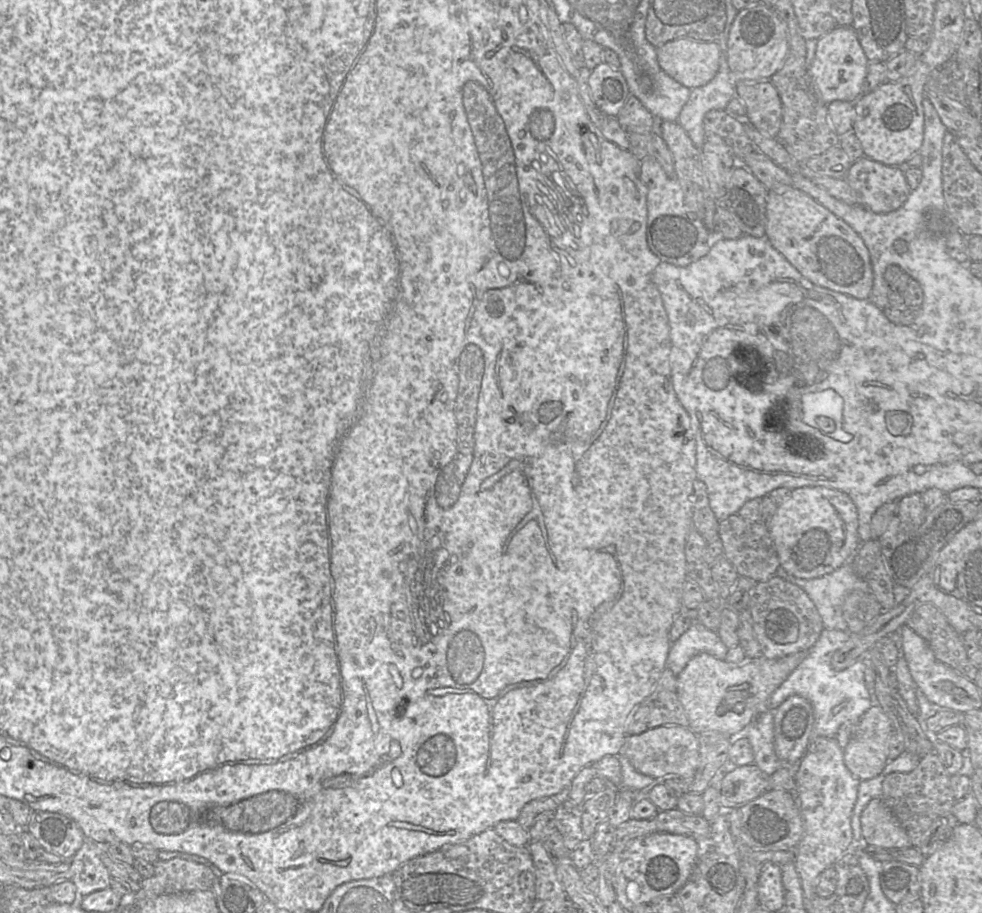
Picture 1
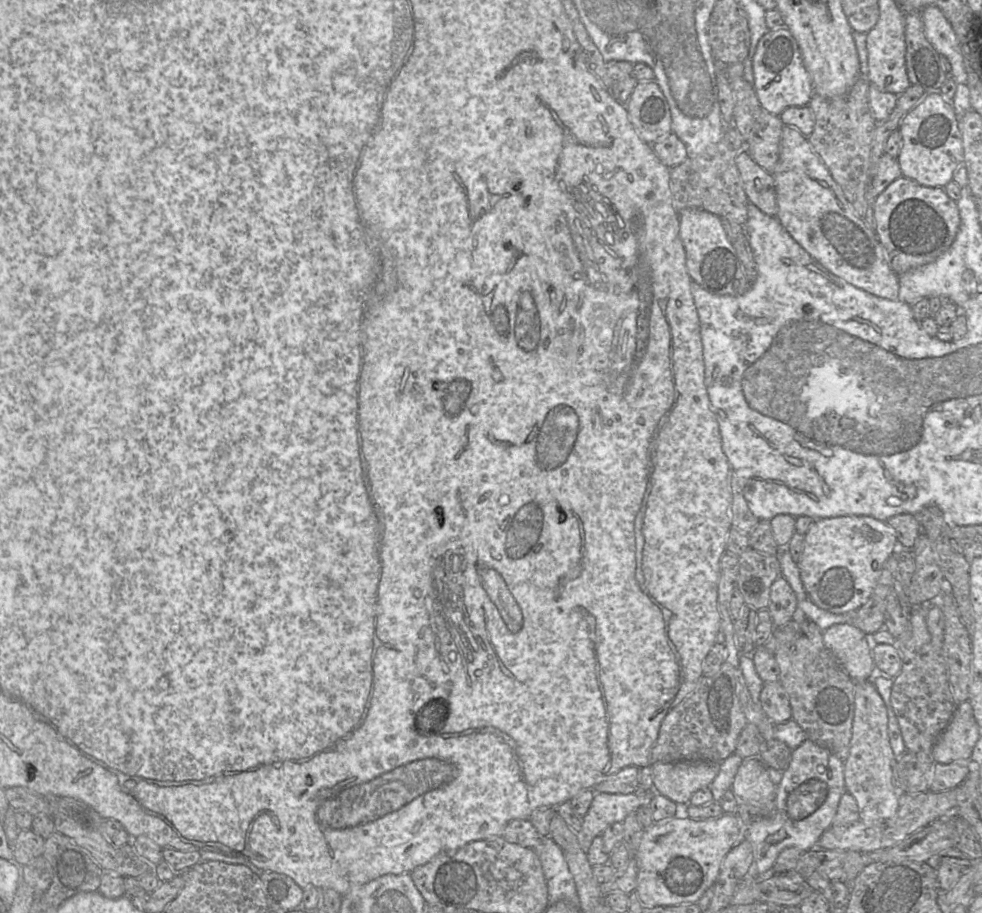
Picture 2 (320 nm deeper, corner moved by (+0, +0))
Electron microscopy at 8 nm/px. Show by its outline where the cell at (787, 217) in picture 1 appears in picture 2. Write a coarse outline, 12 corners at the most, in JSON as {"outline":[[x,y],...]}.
{"outline":[[783,126],[776,217],[814,260],[899,300],[898,275],[807,137]]}

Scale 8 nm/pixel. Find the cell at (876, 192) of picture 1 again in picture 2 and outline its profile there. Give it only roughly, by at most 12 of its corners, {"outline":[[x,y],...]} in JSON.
{"outline":[[900,177],[874,201],[874,232],[901,275],[960,227],[942,188]]}

